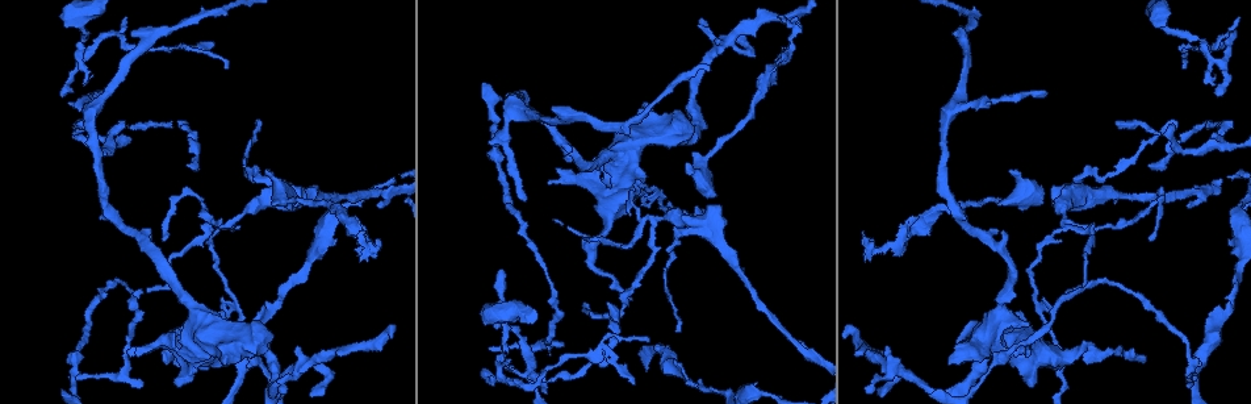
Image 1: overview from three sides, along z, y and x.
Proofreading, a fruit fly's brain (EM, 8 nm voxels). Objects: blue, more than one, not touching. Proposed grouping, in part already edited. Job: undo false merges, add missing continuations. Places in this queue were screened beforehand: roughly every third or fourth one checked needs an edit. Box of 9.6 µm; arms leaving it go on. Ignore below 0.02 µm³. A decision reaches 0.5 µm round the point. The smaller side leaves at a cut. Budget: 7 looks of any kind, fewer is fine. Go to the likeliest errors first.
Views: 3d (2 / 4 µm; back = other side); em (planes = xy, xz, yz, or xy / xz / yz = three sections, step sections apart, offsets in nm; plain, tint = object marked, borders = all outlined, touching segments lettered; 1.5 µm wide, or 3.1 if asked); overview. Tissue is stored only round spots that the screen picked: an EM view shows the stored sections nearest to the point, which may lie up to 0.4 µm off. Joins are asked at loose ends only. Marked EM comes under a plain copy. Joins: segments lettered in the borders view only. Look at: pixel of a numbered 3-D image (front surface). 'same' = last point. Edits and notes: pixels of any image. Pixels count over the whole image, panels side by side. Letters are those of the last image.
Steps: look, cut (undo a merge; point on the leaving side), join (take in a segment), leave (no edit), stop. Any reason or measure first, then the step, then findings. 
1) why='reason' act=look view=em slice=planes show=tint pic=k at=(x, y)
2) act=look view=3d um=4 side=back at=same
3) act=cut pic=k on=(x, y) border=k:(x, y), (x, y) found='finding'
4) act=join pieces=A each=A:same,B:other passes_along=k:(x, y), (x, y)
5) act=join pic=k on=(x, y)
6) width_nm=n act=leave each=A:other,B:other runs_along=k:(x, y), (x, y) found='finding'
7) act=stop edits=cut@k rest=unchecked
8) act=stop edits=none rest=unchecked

why='four arms meet' act=look view=em slice=yz step=4 show=tint pic=1 at=(1064, 219)

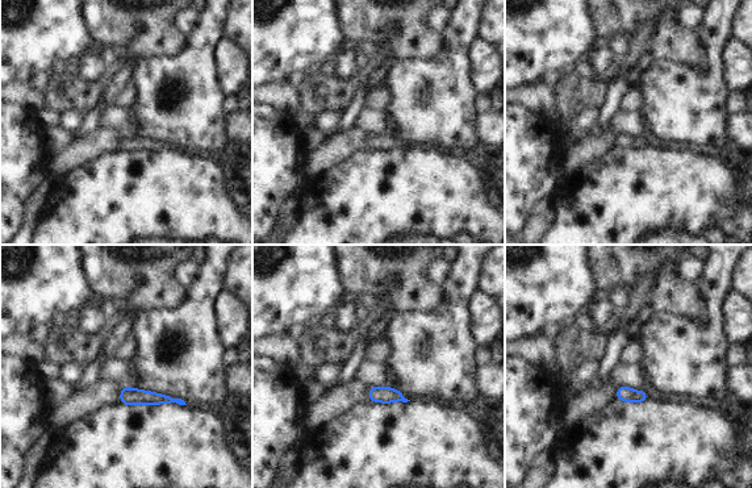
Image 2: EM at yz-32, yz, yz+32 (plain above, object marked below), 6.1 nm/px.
why='cut it another way' act=look view=em slice=planes show=tint at=same

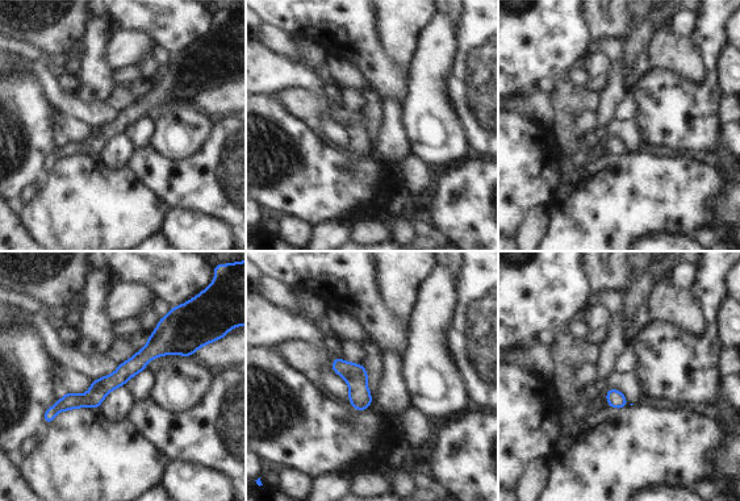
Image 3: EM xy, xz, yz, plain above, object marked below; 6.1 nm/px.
why='see the neighbours' act=look view=em slice=planes show=borders at=same

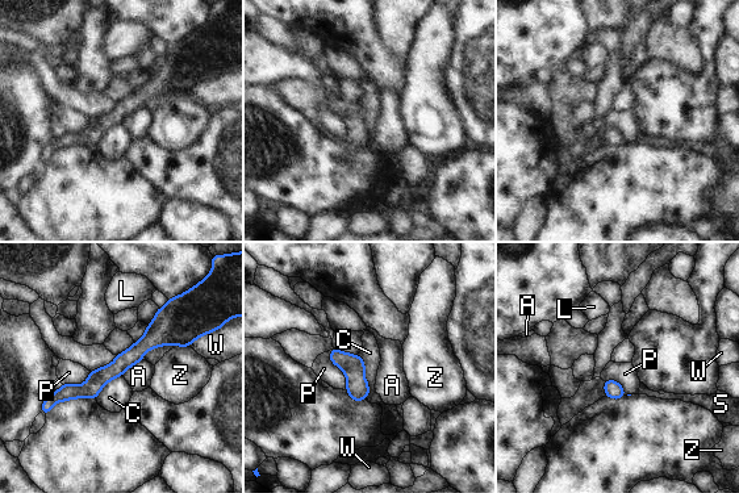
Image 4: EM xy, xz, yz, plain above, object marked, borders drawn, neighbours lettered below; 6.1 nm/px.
width_nm=110 act=leave each=A:other,C:other,L:other,P:other,S:other,W:other,Z:other runs_along=4:(191, 338), (154, 337), (47, 401) found='continuous, no second cell'

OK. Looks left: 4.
why='free end' act=look view=em slice=planes show=borders pic=1 at=(1210, 137)

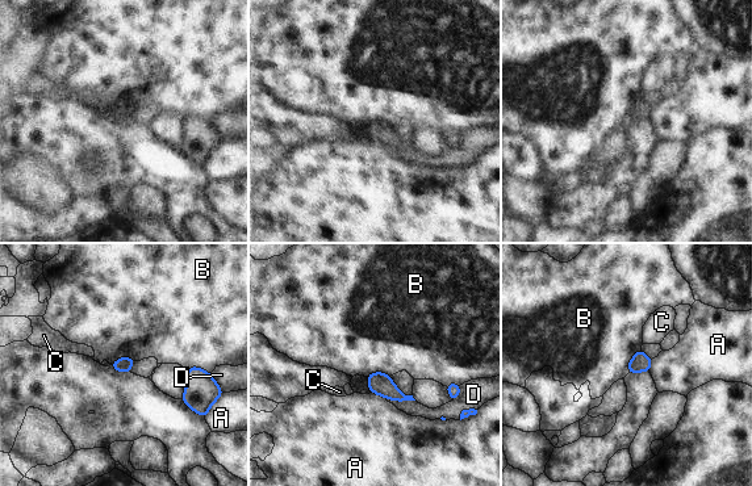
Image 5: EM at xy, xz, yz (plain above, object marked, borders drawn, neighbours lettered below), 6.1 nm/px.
act=leave each=A:other,B:other,C:other,D:other border=5:(640, 348), (630, 360), (627, 372) found='no lettered segment goes on from it'

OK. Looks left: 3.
why='thin end' act=look view=em um=3.1 slice=planes show=borders pic=1 at=(633, 383)

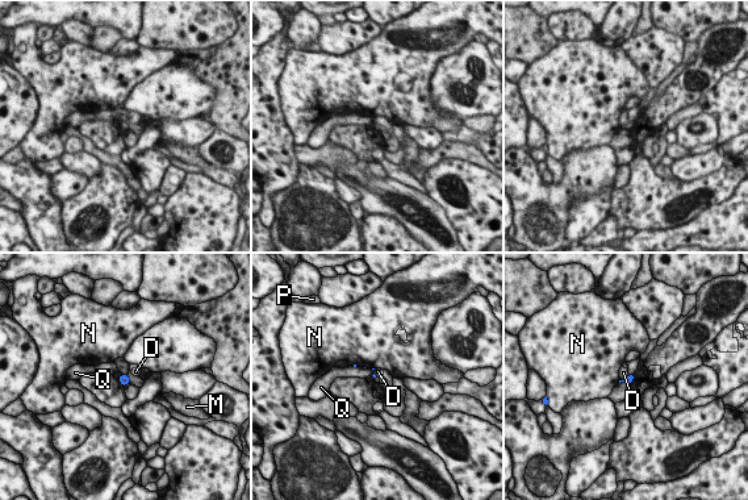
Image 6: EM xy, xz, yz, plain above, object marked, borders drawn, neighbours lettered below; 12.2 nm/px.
act=leave each=D:other,M:other,N:other,P:other,Q:other found='no lettered segment goes on from it'

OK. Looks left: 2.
act=stop edits=none rest=unchecked

